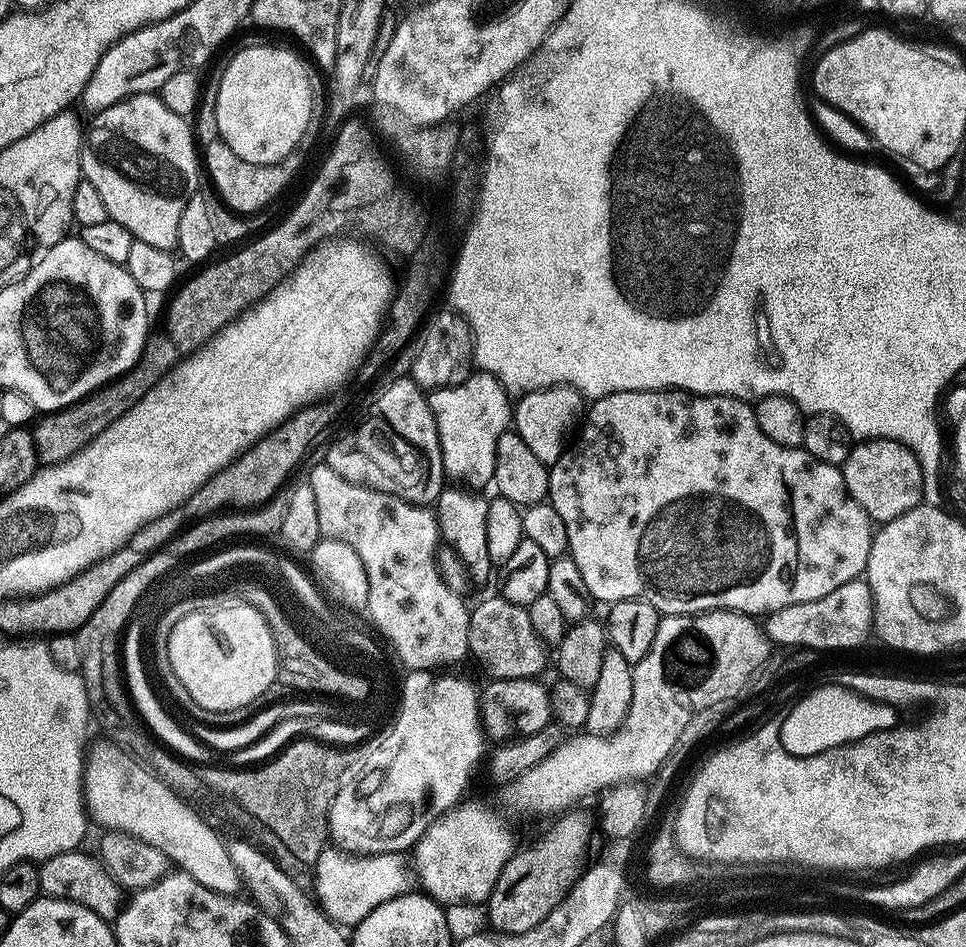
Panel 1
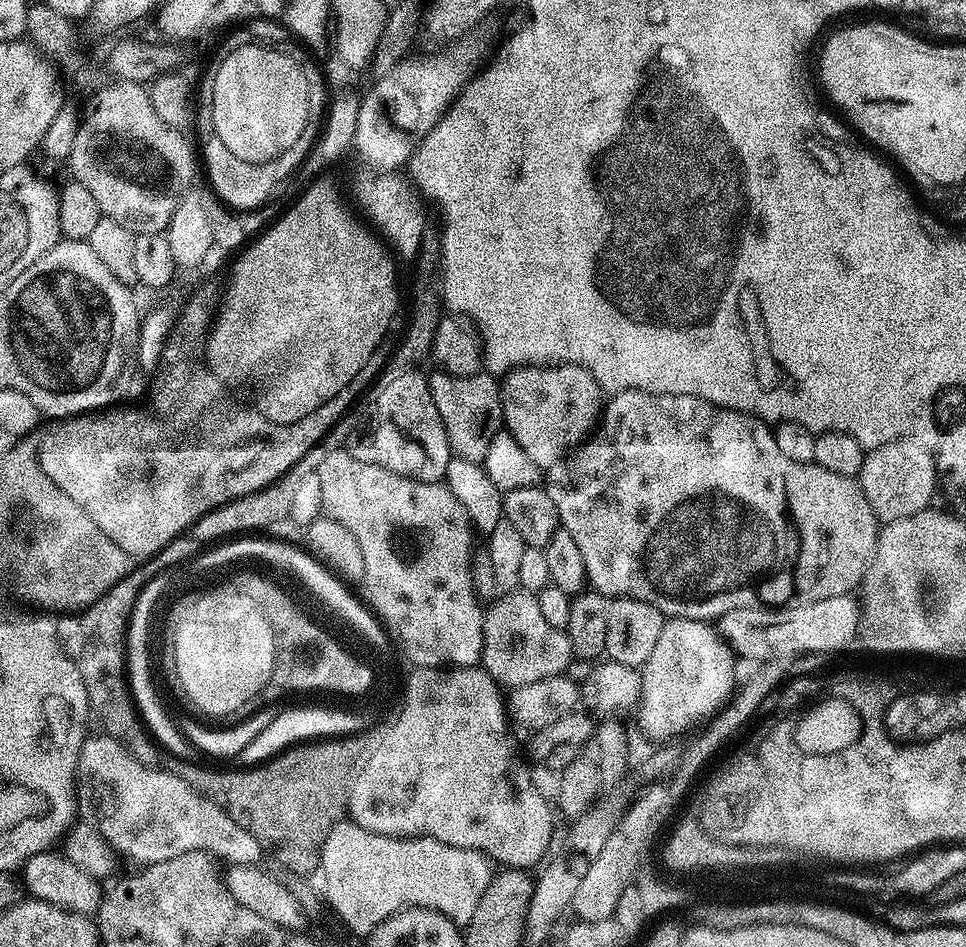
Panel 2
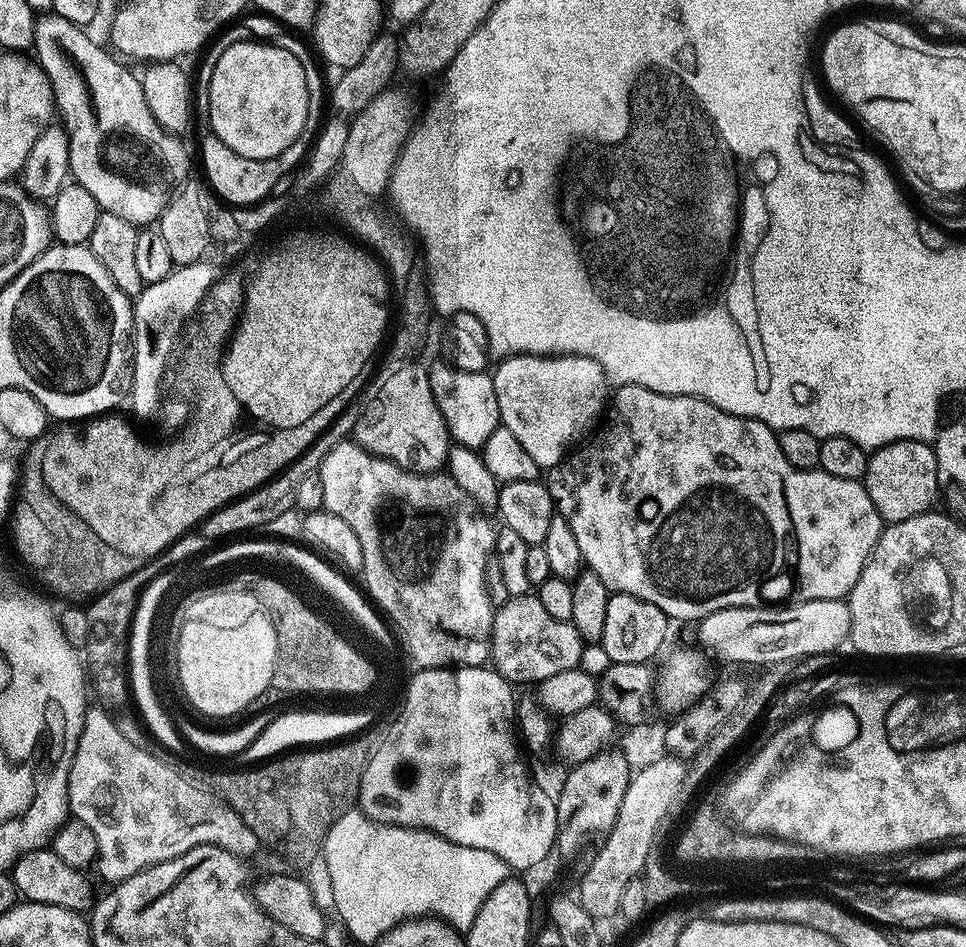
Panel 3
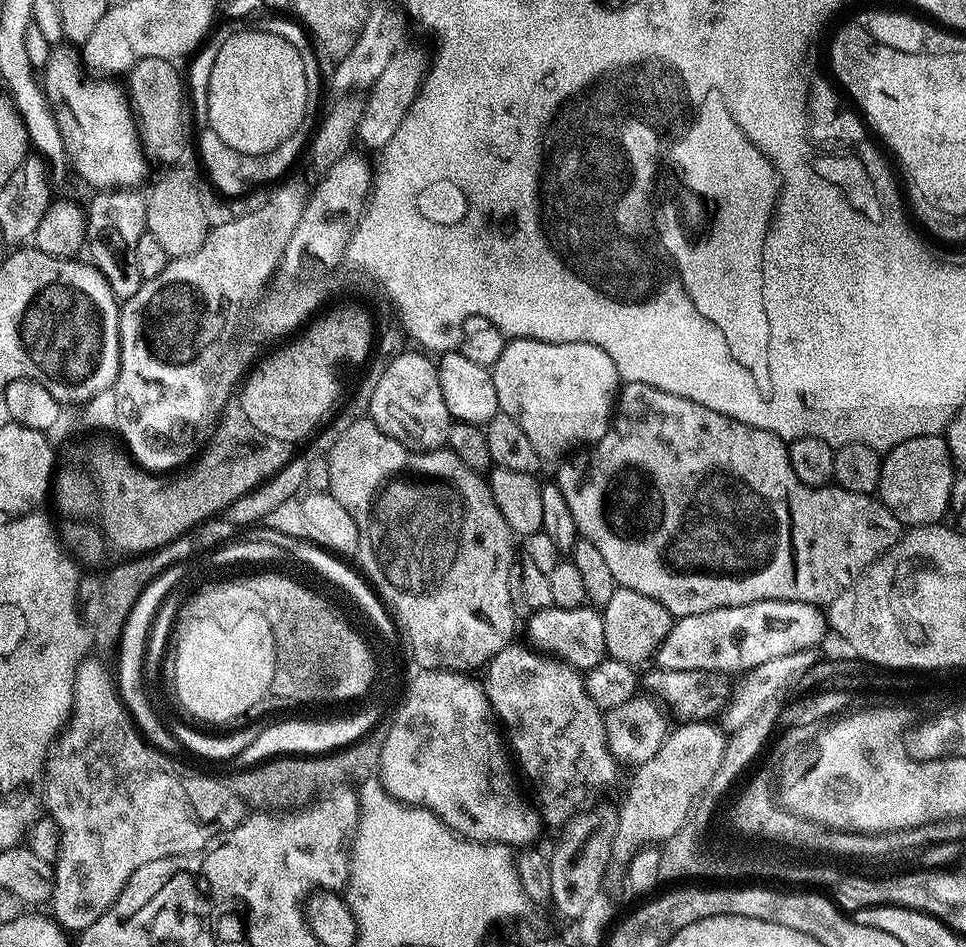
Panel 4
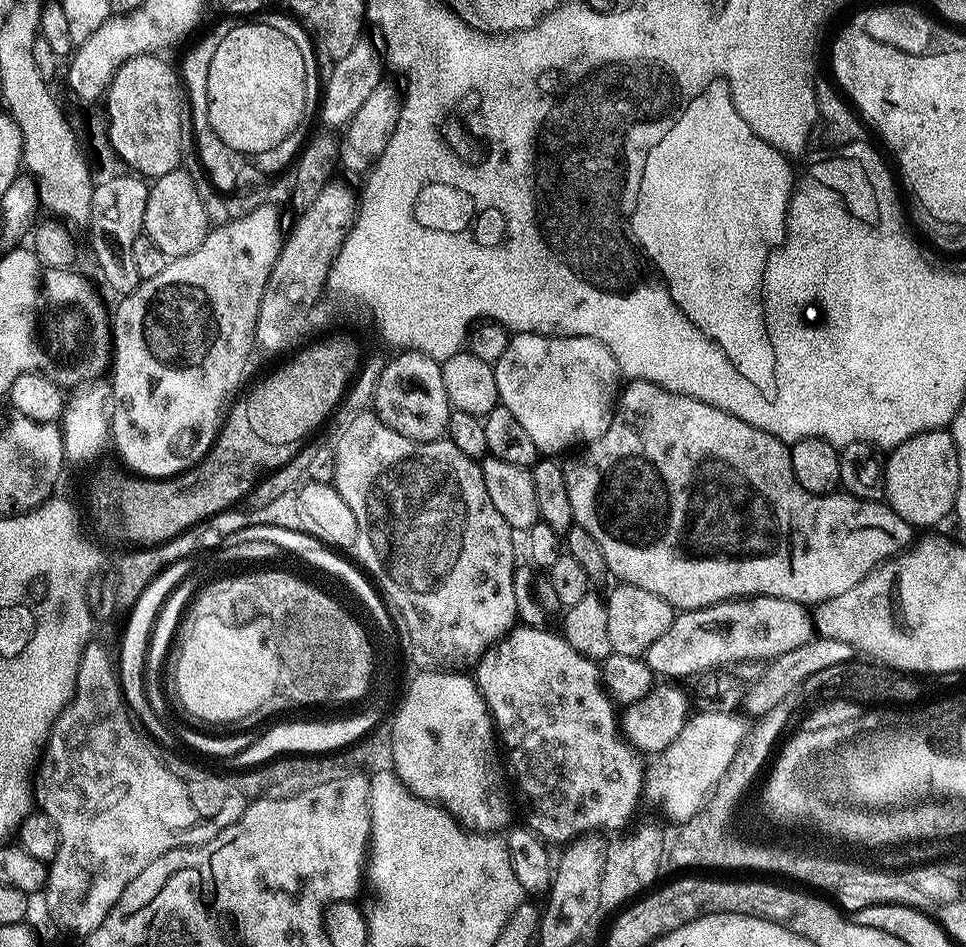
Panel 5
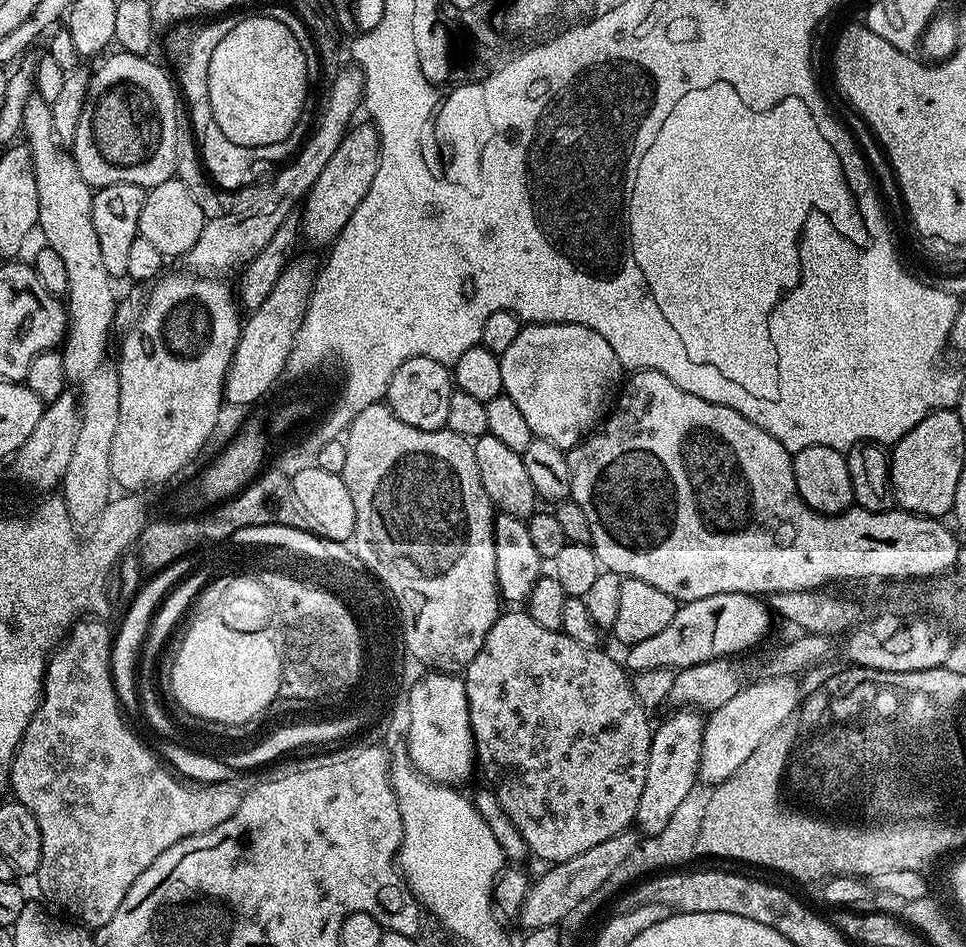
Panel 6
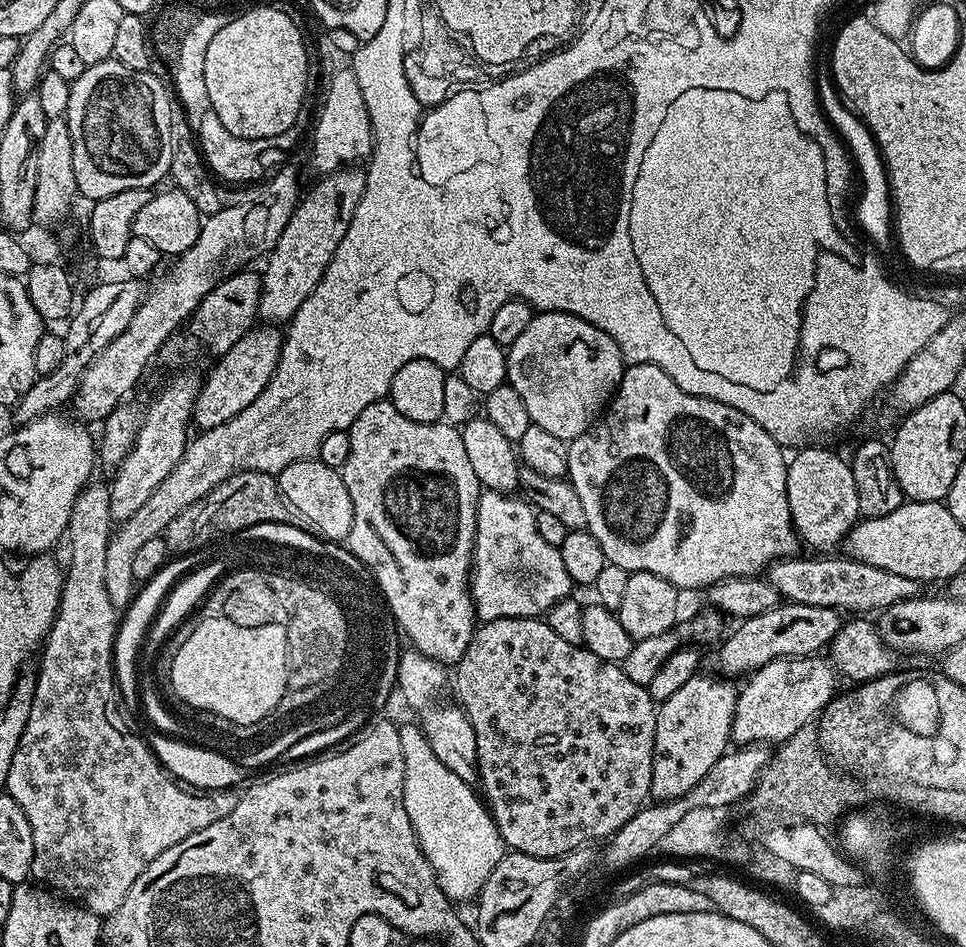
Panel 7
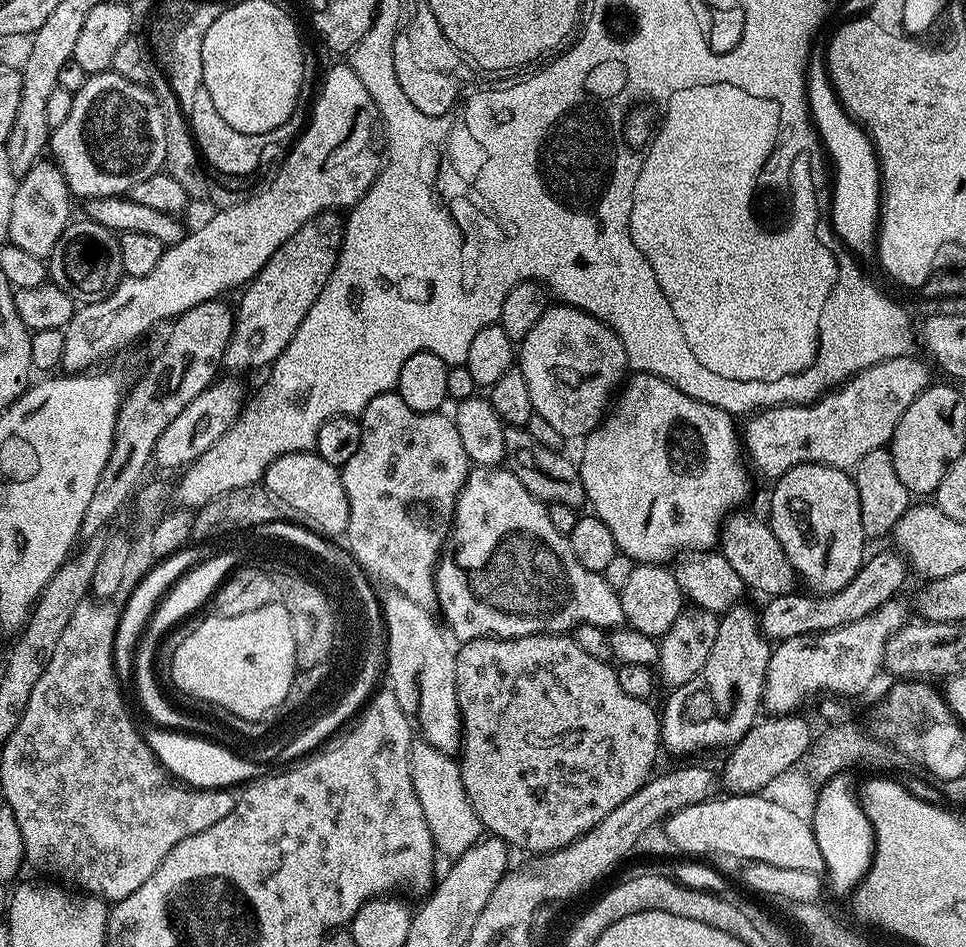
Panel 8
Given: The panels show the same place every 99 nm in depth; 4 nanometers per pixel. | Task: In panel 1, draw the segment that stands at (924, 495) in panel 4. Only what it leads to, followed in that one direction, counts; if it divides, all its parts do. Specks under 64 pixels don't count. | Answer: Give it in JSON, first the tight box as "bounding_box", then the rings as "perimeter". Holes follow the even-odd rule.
{"bounding_box":[842,440,924,522],"perimeter":[[[861,440],[853,443],[842,465],[848,492],[874,522],[893,520],[919,508],[924,500],[924,475],[918,458],[896,440]]]}

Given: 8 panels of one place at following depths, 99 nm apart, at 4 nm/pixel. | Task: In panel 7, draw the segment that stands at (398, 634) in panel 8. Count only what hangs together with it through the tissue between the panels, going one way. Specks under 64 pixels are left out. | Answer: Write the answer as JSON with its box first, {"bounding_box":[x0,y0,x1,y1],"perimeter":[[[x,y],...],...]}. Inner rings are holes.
{"bounding_box":[396,650,480,786],"perimeter":[[[404,650],[400,654],[400,665],[397,667],[396,683],[398,692],[404,695],[406,703],[412,707],[415,723],[419,724],[422,734],[426,734],[426,742],[430,742],[430,750],[434,750],[438,762],[442,766],[447,766],[462,782],[476,786],[480,783],[480,771],[476,761],[476,747],[478,741],[474,739],[474,726],[470,726],[470,718],[465,714],[464,709],[450,695],[450,672],[445,665],[439,664],[436,660],[431,660],[429,656],[415,650]]]}

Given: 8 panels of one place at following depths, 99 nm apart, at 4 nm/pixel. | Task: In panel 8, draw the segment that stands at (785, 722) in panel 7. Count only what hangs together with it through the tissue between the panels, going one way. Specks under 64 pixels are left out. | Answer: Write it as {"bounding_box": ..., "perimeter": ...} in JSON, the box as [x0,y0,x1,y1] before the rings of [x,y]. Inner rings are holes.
{"bounding_box":[763,598,909,716],"perimeter":[[[897,598],[886,602],[878,606],[878,610],[866,614],[866,618],[858,618],[858,622],[843,624],[834,630],[779,641],[772,649],[764,678],[763,711],[787,716],[800,710],[807,696],[835,694],[848,698],[844,696],[866,691],[872,679],[884,668],[884,651],[890,638],[909,623],[908,608],[902,601]]]}

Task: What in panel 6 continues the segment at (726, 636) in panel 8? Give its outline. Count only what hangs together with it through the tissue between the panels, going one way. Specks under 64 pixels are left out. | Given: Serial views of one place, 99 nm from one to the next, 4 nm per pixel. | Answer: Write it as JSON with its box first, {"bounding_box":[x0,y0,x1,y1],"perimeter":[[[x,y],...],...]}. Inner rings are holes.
{"bounding_box":[635,710,705,837],"perimeter":[[[679,710],[673,716],[665,718],[661,724],[655,725],[652,733],[652,745],[650,746],[650,762],[646,766],[646,786],[642,786],[642,798],[638,802],[635,823],[640,824],[639,831],[645,837],[657,836],[666,828],[666,824],[674,815],[692,788],[698,784],[700,774],[700,755],[702,754],[702,742],[704,741],[705,717],[696,710]]]}

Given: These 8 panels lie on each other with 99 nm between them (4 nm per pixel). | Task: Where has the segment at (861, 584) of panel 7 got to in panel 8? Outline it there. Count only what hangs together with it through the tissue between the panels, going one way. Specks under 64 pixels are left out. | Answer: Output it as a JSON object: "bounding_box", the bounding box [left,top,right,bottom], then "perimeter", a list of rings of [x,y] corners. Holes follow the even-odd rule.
{"bounding_box":[718,510,798,597],"perimeter":[[[737,510],[721,525],[720,539],[718,546],[722,556],[734,567],[738,576],[742,578],[745,587],[766,594],[765,597],[785,596],[795,591],[798,584],[798,577],[790,560],[786,558],[781,543],[772,532],[771,525],[756,518],[752,514],[744,513],[744,510]]]}

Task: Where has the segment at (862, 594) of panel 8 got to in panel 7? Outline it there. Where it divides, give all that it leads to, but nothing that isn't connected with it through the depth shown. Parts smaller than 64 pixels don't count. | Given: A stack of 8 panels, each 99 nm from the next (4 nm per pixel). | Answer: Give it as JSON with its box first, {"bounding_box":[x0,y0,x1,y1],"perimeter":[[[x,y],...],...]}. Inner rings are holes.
{"bounding_box":[712,602,841,678],"perimeter":[[[781,602],[775,604],[773,608],[766,610],[762,614],[754,614],[749,620],[739,621],[735,625],[737,628],[729,636],[727,633],[719,641],[718,647],[715,649],[715,651],[717,650],[716,657],[713,658],[712,664],[717,668],[715,671],[721,677],[737,678],[736,676],[741,676],[741,678],[744,678],[758,671],[762,666],[766,666],[770,662],[781,660],[787,656],[814,656],[821,651],[819,648],[827,649],[831,645],[834,634],[838,634],[841,623],[841,613],[834,608]]]}

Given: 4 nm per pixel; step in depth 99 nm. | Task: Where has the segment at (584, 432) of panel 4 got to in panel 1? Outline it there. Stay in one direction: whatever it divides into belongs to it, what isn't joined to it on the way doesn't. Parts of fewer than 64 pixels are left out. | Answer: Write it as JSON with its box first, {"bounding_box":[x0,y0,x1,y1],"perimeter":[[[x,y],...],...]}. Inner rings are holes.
{"bounding_box":[514,384,586,466],"perimeter":[[[556,384],[553,388],[525,392],[517,400],[520,401],[515,401],[514,404],[514,430],[520,435],[522,442],[526,442],[526,446],[534,450],[536,457],[550,466],[563,454],[570,437],[577,431],[586,412],[585,397],[581,396],[577,388]]]}

